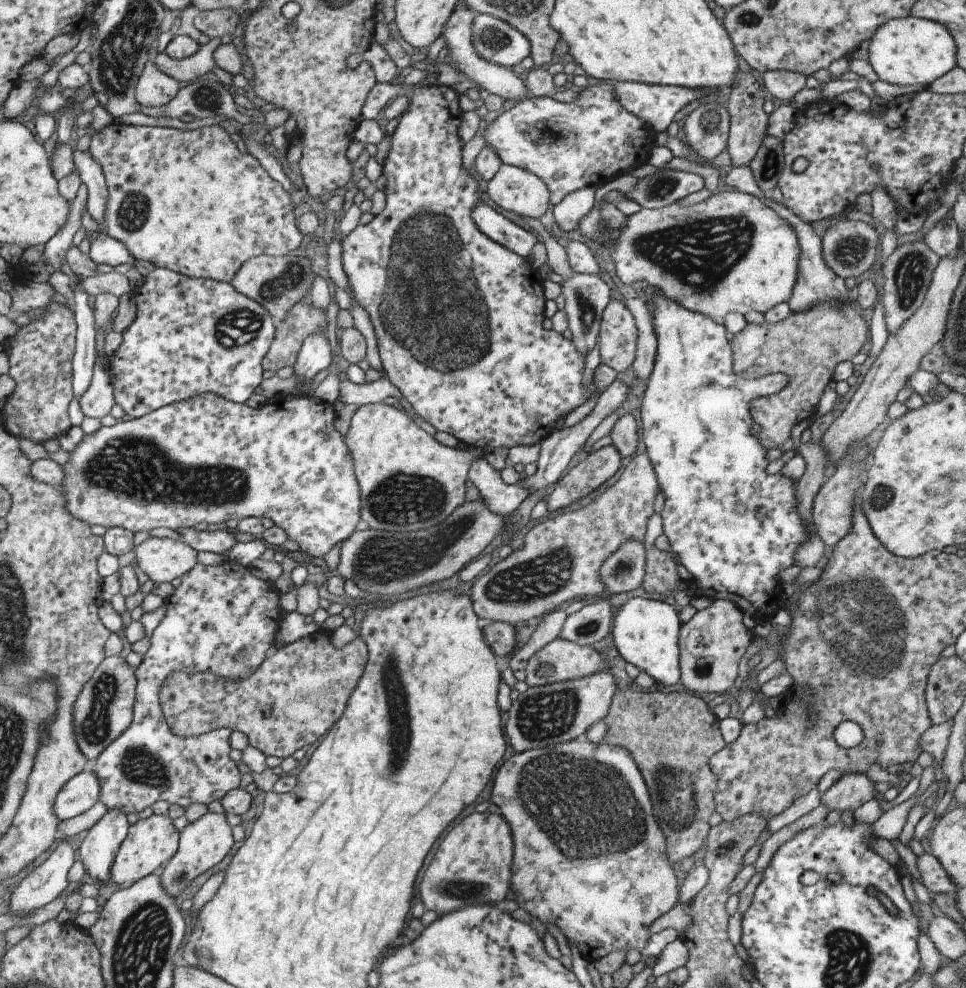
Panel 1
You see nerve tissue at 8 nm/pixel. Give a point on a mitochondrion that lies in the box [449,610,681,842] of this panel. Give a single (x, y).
(549, 713)

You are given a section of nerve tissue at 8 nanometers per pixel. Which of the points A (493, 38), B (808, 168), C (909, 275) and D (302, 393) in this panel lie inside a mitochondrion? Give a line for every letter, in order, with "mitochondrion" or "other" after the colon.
A: mitochondrion
B: other
C: mitochondrion
D: other

